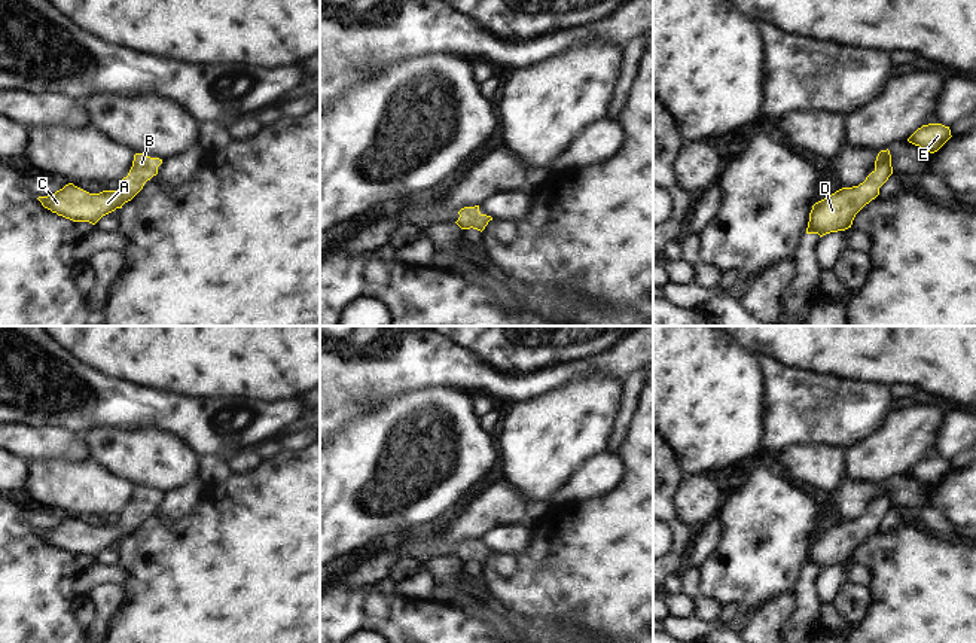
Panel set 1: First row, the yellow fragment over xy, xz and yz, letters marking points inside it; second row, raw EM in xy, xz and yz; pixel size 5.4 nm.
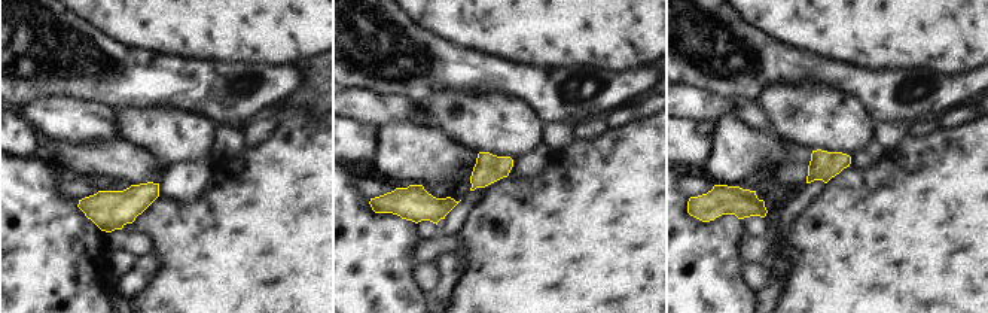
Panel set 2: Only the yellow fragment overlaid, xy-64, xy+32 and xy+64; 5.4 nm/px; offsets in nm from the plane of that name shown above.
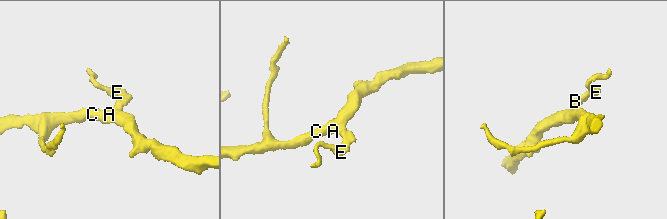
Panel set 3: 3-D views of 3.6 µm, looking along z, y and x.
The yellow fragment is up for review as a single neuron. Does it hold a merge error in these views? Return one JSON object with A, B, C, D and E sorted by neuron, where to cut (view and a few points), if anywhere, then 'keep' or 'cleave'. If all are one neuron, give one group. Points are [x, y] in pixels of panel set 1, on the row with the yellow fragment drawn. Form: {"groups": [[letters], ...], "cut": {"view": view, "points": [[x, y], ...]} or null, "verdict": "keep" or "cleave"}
{"groups": [["A", "B", "C", "D", "E"]], "cut": null, "verdict": "keep"}

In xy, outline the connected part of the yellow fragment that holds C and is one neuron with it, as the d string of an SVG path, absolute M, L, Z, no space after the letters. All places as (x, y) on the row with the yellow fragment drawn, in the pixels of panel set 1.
M135 153L132 167L126 177L121 180L118 191L103 191L89 193L73 183L65 185L54 195L39 196L42 205L58 216L73 222L89 222L95 225L103 216L122 208L144 186L147 180L158 174L162 164L159 158L150 158L144 153Z

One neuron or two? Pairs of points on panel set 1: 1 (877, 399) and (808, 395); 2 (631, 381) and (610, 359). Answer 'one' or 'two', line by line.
1: one
2: two

